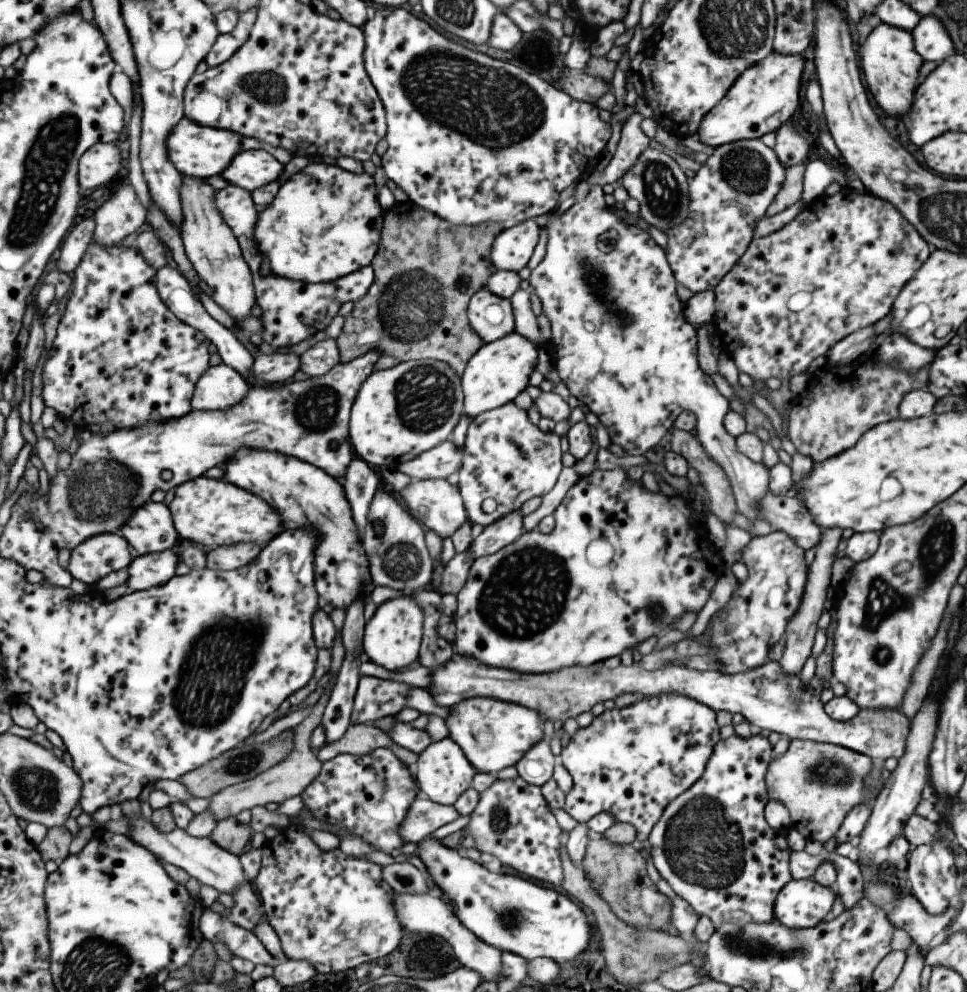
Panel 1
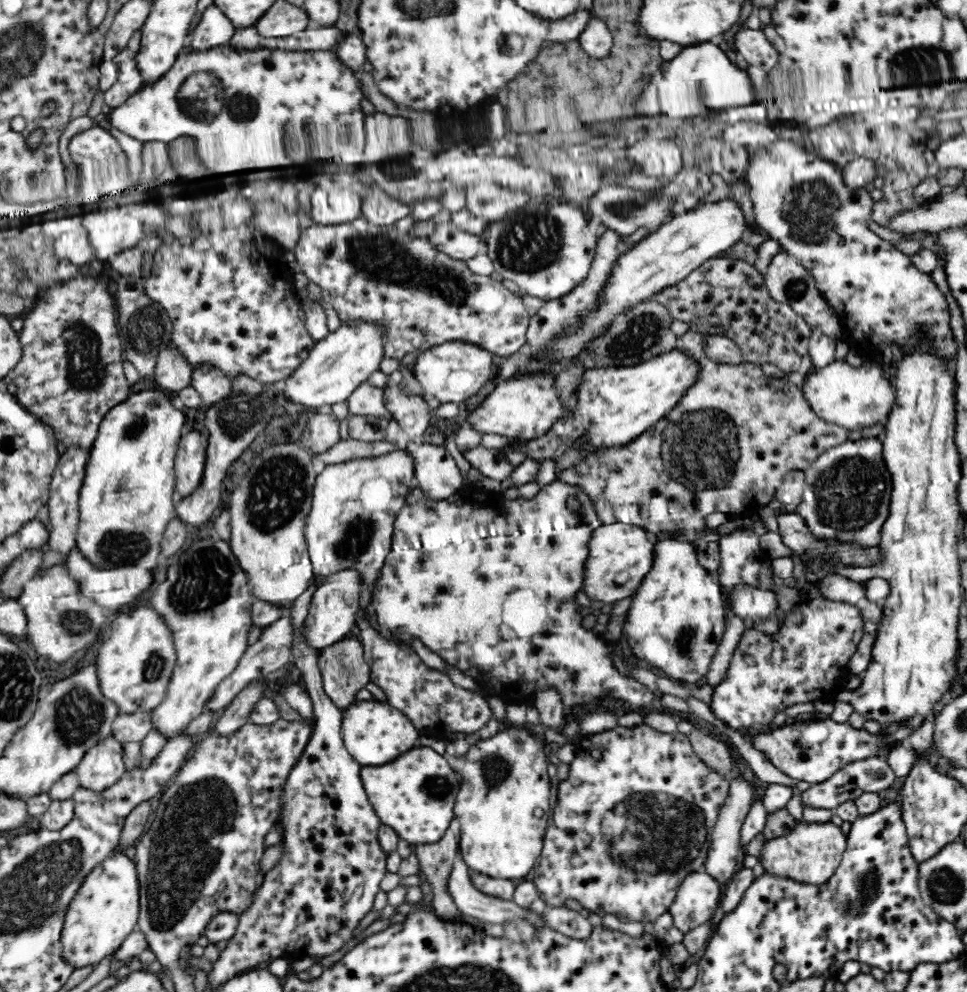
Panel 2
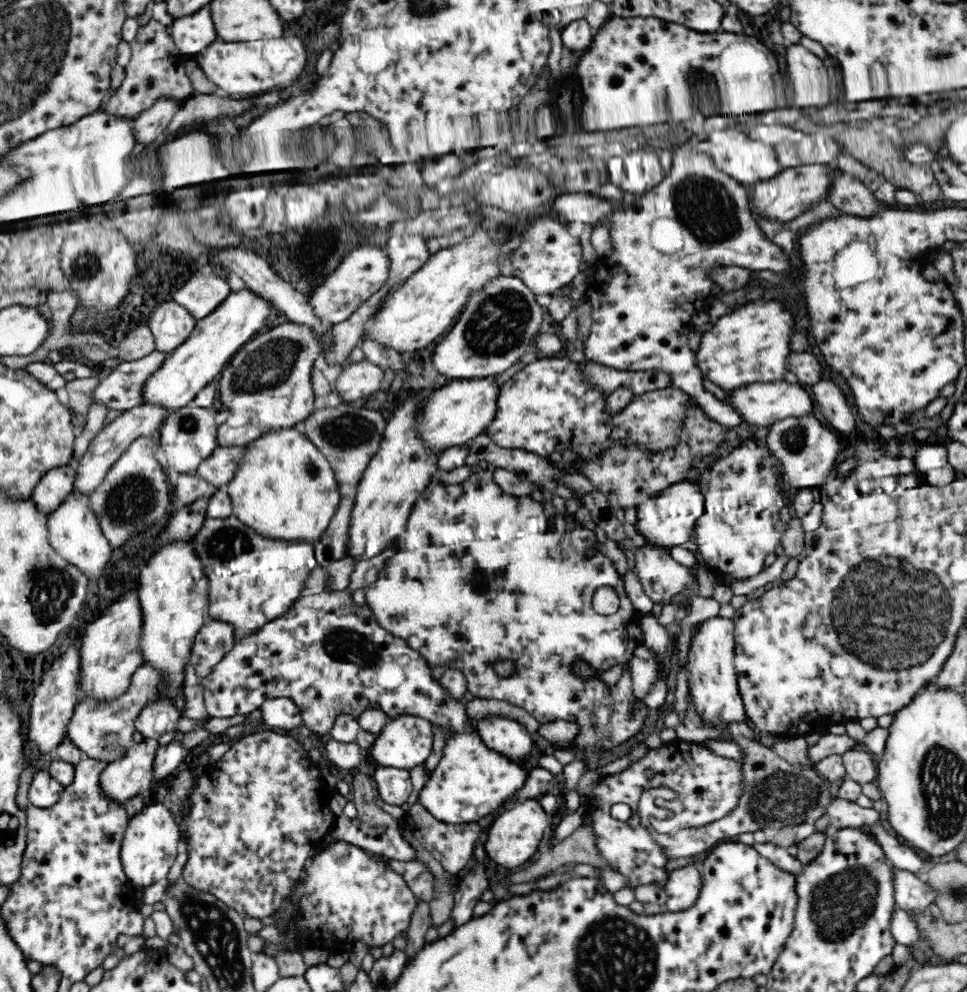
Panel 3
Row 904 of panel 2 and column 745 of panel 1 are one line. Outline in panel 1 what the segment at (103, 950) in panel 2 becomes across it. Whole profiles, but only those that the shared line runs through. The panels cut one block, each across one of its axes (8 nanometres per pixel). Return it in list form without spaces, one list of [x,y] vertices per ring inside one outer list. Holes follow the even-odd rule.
[[[771,51],[755,65],[748,66],[729,87],[729,90],[721,97],[715,106],[701,119],[696,132],[698,141],[707,146],[719,145],[745,140],[759,139],[767,132],[776,131],[783,123],[790,120],[791,115],[799,103],[799,80],[803,72],[802,55],[784,55]]]

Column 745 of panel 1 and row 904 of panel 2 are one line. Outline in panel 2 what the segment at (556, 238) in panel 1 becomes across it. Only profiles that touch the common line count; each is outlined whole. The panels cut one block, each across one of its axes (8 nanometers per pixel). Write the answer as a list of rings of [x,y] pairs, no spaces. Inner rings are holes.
[[[460,850],[457,860],[454,860],[454,868],[452,868],[450,882],[448,882],[448,891],[452,893],[452,897],[454,897],[454,901],[456,901],[456,905],[458,905],[461,914],[478,918],[481,924],[497,924],[498,926],[504,927],[508,926],[508,924],[512,924],[512,922],[520,922],[520,920],[523,920],[530,926],[533,926],[536,931],[539,930],[539,932],[546,930],[546,928],[547,930],[554,930],[554,927],[544,919],[543,913],[536,913],[528,907],[520,907],[517,903],[514,903],[514,901],[487,895],[478,890],[478,887],[474,885],[474,881],[470,879],[470,871],[462,860]]]

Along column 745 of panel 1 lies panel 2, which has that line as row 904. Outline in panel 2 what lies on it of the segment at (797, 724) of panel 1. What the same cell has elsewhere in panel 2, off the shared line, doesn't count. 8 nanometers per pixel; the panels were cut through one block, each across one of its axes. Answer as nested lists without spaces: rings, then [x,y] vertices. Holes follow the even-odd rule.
[[[704,870],[684,877],[668,910],[674,926],[685,935],[702,924],[712,922],[716,910],[721,907],[721,894],[722,882]]]

